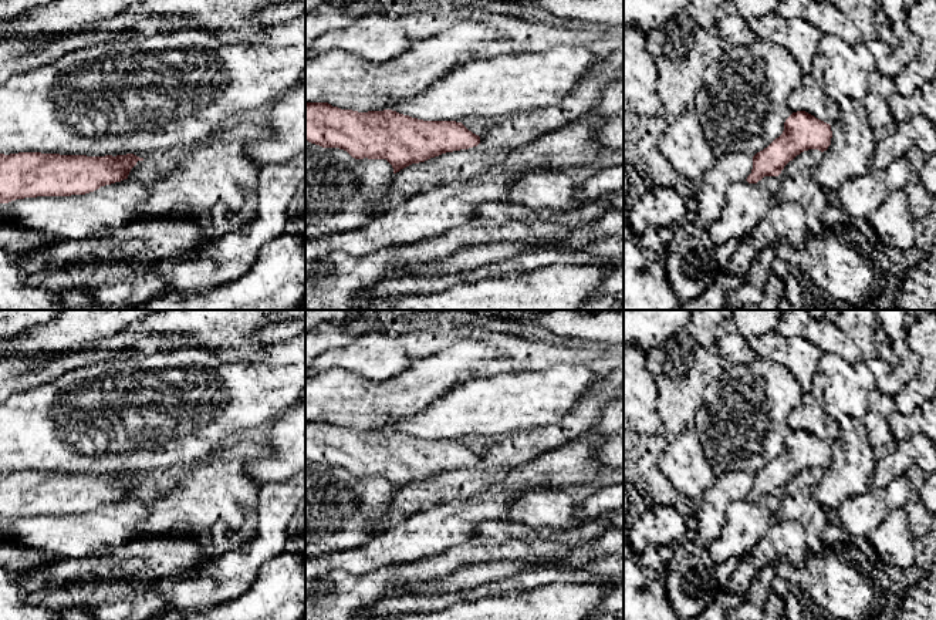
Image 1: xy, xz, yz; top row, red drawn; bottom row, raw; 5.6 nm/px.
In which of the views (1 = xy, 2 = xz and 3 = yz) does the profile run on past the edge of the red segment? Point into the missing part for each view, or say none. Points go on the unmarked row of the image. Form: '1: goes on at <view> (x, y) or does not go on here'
1: does not go on here
2: does not go on here
3: does not go on here

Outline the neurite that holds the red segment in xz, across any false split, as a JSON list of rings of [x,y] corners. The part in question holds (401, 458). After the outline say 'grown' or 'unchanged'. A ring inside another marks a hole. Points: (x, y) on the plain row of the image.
[[[305,421],[305,459],[339,466],[355,478],[386,478],[393,492],[446,471],[469,468],[480,455],[456,439],[423,439],[392,428],[358,431]]]; unchanged

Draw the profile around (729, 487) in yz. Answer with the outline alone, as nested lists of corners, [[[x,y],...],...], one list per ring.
[[[719,472],[695,512],[699,542],[702,545],[710,545],[720,535],[727,506],[746,499],[751,488],[751,474]]]

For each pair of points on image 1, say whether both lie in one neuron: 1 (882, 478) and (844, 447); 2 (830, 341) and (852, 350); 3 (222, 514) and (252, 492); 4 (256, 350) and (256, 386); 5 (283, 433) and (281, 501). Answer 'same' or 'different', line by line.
1: different
2: same
3: same
4: different
5: different

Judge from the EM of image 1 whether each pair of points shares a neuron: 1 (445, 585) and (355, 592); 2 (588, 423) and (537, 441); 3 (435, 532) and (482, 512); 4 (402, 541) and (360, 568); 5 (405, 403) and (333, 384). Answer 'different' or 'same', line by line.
1: different
2: same
3: same
4: same
5: same

